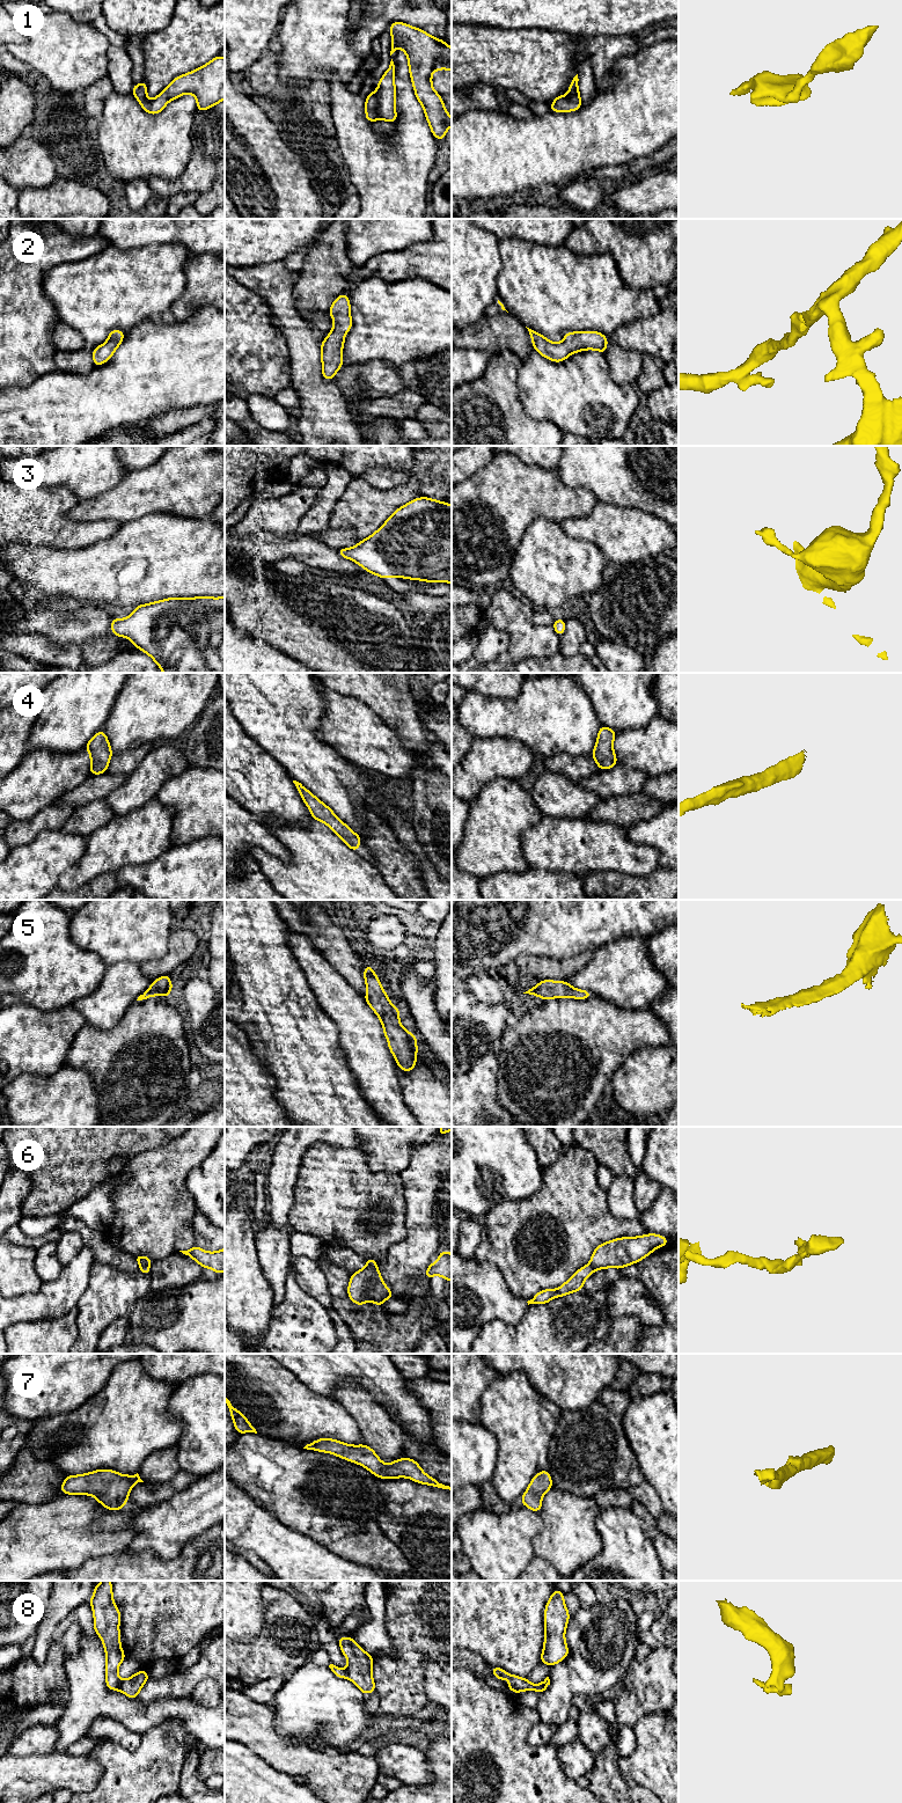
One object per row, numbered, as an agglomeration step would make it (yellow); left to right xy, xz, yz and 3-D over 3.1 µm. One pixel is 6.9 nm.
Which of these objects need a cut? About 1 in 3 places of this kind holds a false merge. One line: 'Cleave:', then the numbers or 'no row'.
Cleave: 6, 8

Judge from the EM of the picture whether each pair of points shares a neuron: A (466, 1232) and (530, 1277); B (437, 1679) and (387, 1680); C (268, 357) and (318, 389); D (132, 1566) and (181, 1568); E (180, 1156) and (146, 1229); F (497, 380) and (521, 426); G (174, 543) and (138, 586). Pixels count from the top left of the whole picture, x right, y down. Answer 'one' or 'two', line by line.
A: two
B: two
C: two
D: one
E: one
F: one
G: one

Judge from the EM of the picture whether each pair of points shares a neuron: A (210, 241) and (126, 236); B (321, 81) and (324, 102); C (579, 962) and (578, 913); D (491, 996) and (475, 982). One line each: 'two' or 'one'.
A: one
B: one
C: two
D: one

